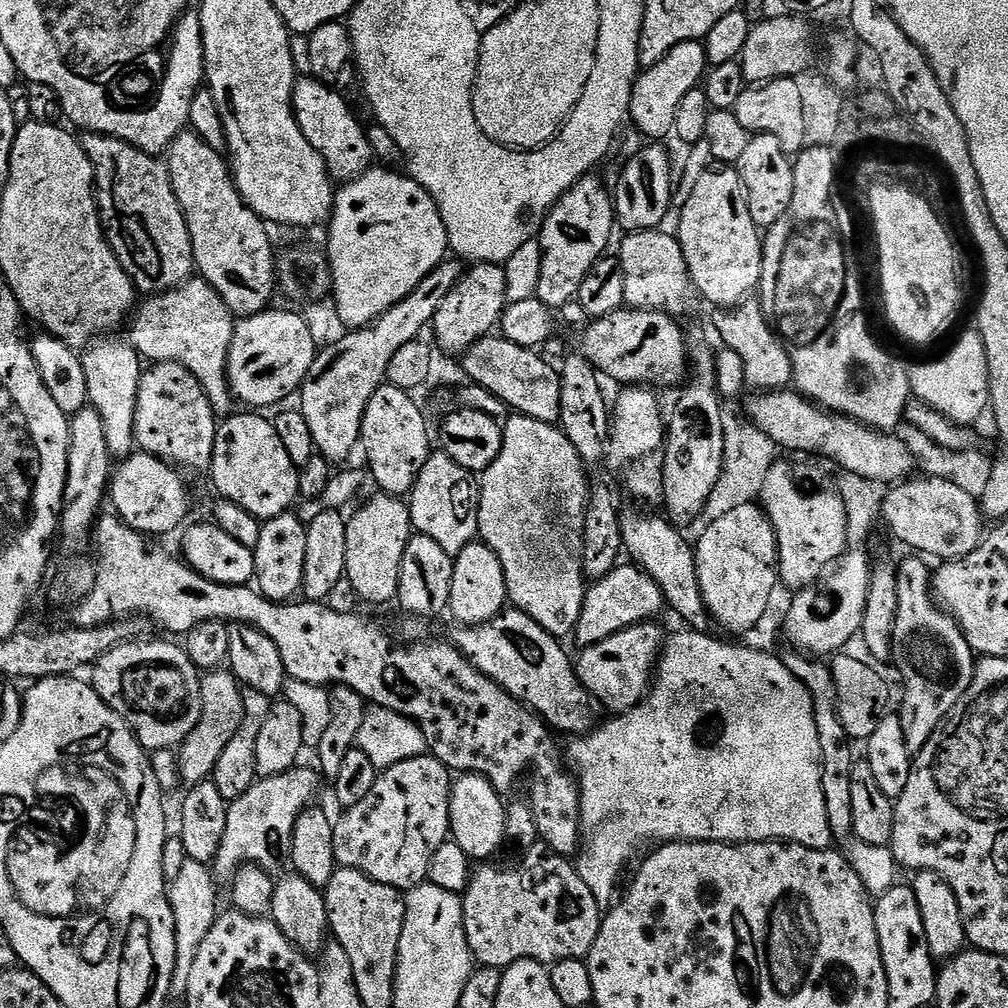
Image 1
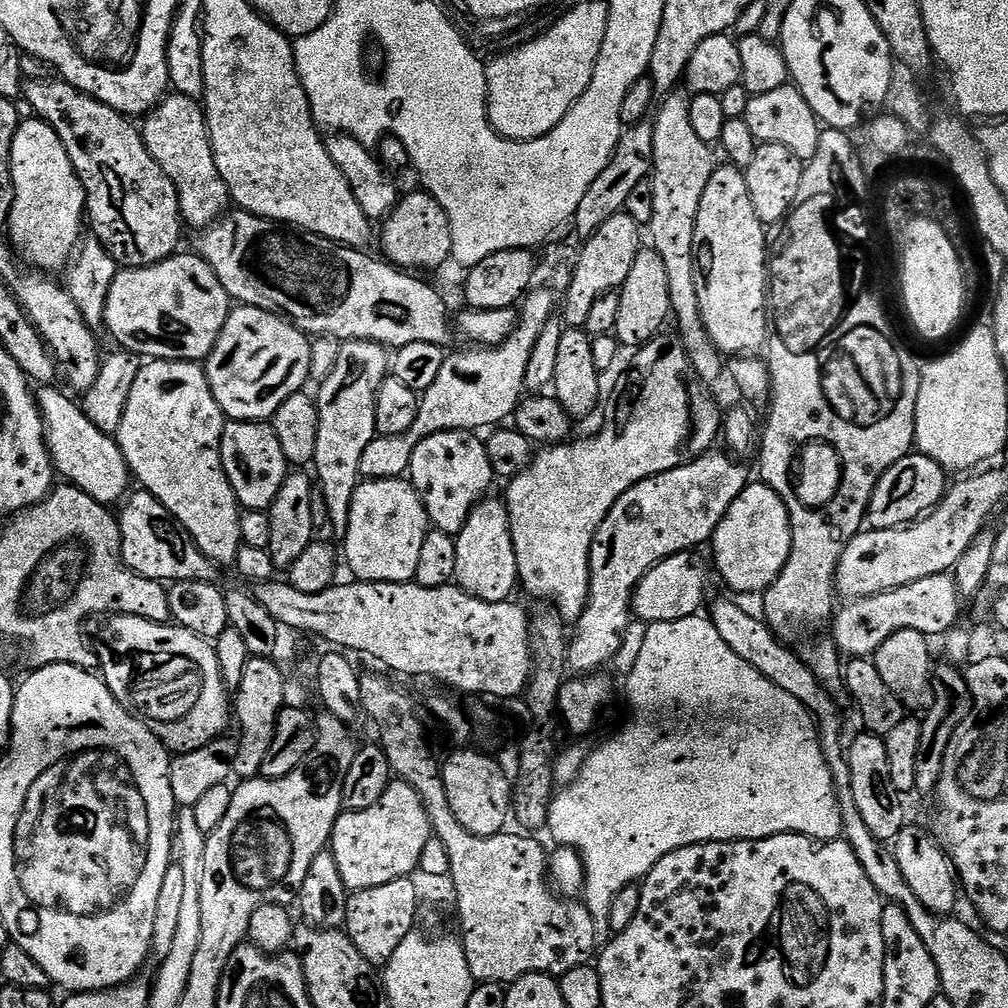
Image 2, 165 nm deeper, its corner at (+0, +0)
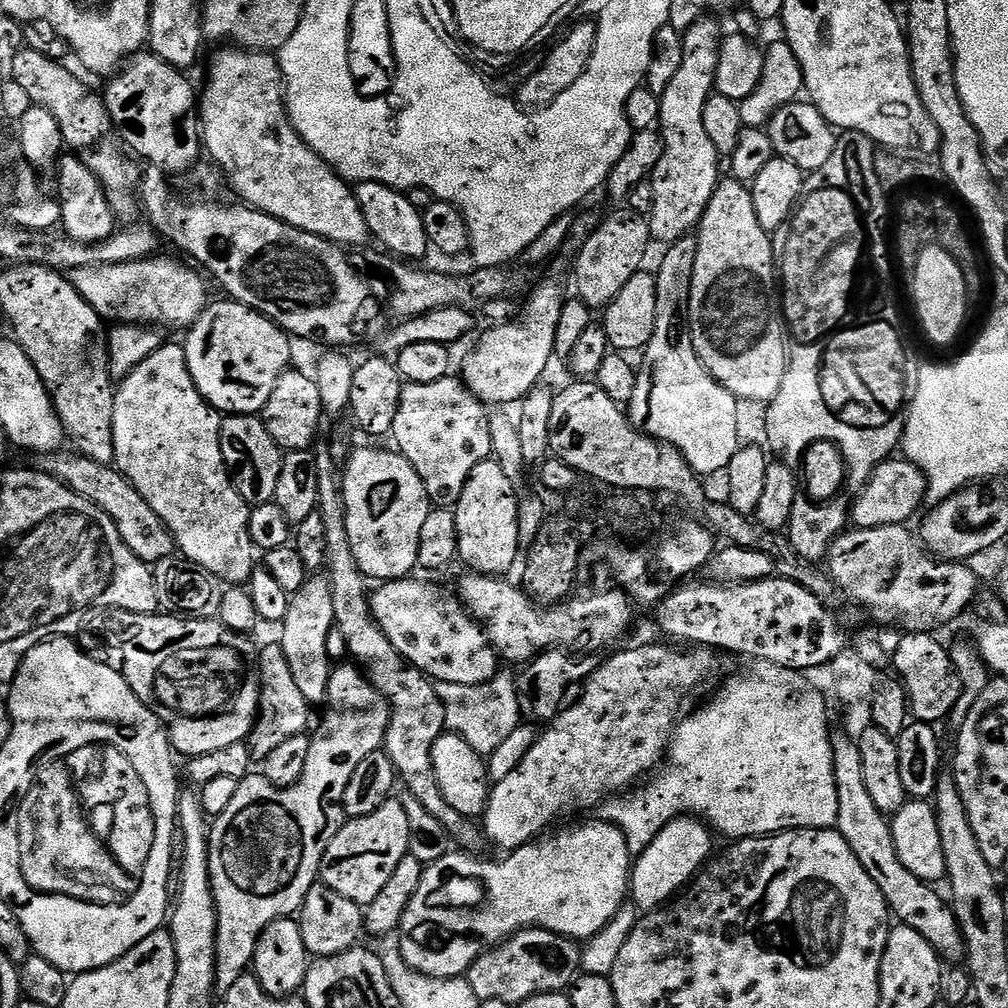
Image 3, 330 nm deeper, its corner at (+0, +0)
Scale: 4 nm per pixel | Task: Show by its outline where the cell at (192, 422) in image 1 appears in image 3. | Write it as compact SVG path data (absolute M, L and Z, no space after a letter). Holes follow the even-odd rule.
M165 342L158 350L154 350L154 354L150 354L150 358L146 358L146 362L142 362L136 367L126 379L119 381L114 395L116 398L114 402L114 467L116 471L122 473L131 482L134 490L138 490L138 494L142 494L142 498L146 498L150 510L154 510L154 514L158 514L158 518L162 518L162 522L171 530L172 537L176 539L179 555L183 556L185 560L210 570L210 574L214 574L219 580L223 580L225 585L247 585L252 576L252 571L258 566L258 550L252 544L250 530L248 529L250 505L241 498L238 490L233 486L232 476L222 458L221 413L217 412L212 405L206 403L202 394L194 386L194 378L190 378L190 370L183 347L179 343Z

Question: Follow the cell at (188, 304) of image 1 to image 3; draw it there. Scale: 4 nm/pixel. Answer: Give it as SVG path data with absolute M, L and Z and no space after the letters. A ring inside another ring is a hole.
M162 257L105 264L103 267L78 267L66 272L65 276L106 322L186 330L208 307L208 290L200 275Z

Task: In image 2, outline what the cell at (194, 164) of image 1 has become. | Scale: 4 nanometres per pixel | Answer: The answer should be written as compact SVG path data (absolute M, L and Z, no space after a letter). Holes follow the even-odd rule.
M179 94L165 95L164 99L143 117L142 135L146 150L154 158L154 162L158 162L166 178L174 182L180 214L187 227L189 224L196 228L195 230L207 229L209 224L229 211L228 187L218 174L208 122L204 119L203 107L197 101Z

